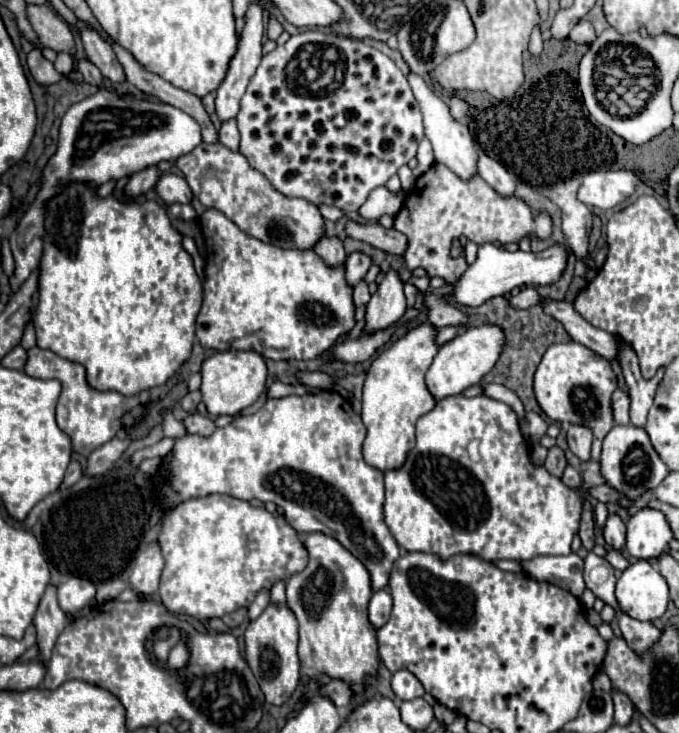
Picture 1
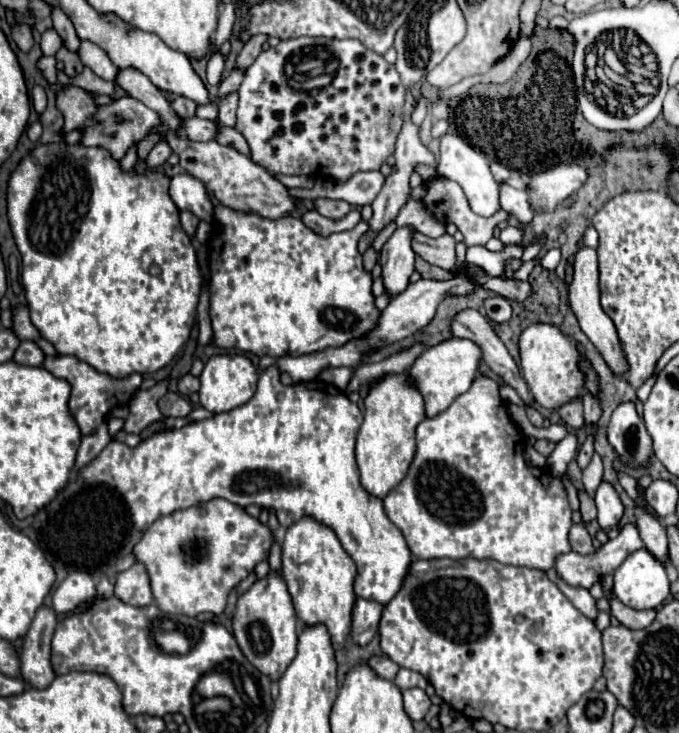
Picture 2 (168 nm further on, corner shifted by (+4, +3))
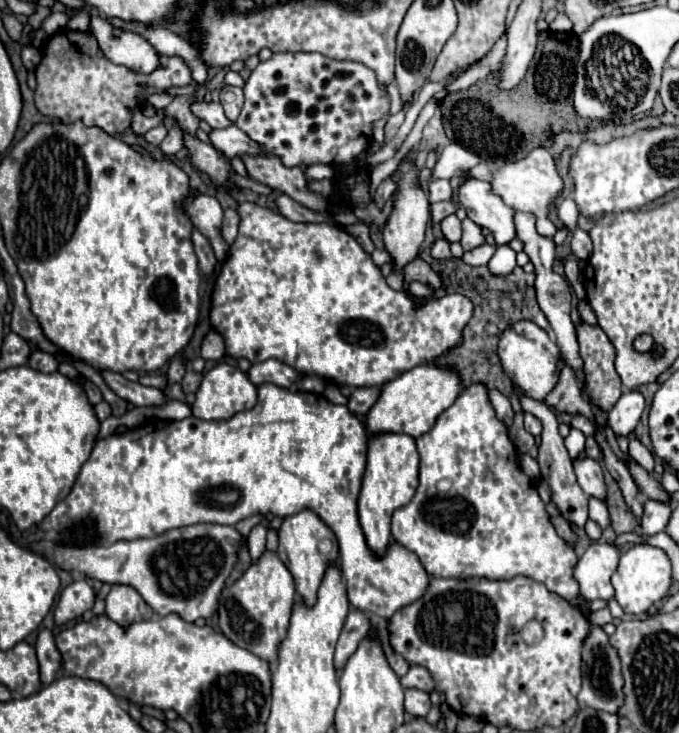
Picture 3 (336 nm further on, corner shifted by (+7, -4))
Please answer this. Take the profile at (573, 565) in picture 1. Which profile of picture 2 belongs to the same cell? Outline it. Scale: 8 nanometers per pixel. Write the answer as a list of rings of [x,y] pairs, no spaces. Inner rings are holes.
[[[629,522],[625,526],[621,526],[617,538],[613,540],[607,540],[601,550],[597,550],[595,554],[589,554],[589,556],[583,556],[583,554],[577,554],[577,552],[567,552],[567,554],[561,554],[555,558],[555,572],[559,574],[559,578],[563,578],[569,586],[575,586],[575,588],[591,588],[601,576],[609,574],[609,572],[615,572],[621,562],[635,550],[641,550],[645,544],[641,540],[641,534],[639,534],[639,528],[635,522]]]

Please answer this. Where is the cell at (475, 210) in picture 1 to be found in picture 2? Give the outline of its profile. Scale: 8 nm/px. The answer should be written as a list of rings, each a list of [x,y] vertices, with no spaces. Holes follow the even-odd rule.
[[[435,176],[431,178],[429,182],[425,182],[425,196],[423,196],[423,204],[427,208],[427,212],[431,216],[435,216],[439,222],[443,224],[455,224],[461,232],[463,232],[463,238],[467,242],[467,246],[475,246],[475,244],[487,244],[487,240],[493,238],[493,232],[495,228],[507,220],[507,212],[505,210],[499,210],[495,212],[493,216],[489,218],[483,218],[483,216],[477,216],[471,208],[469,208],[469,202],[461,190],[461,186],[449,178],[443,178],[443,176]]]

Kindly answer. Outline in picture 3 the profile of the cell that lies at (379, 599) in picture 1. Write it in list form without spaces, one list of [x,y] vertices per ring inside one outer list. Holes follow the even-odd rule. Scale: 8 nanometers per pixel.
[[[350,611],[344,623],[344,629],[340,633],[336,653],[334,653],[334,667],[342,669],[346,665],[346,659],[356,651],[358,643],[364,639],[366,631],[370,631],[370,619],[362,611]]]

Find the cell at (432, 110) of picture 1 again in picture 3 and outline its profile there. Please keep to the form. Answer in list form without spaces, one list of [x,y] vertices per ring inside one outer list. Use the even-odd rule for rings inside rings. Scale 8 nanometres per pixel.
[[[468,179],[458,191],[460,203],[476,225],[486,227],[494,235],[496,245],[508,245],[516,239],[514,209],[502,203],[496,195],[490,195],[484,185],[488,185],[488,181]]]

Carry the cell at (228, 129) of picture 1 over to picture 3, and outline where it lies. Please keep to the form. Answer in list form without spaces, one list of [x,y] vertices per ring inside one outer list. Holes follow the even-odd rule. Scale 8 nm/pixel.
[[[226,85],[226,87],[220,91],[220,103],[224,105],[226,117],[228,117],[230,121],[236,121],[240,109],[242,109],[242,103],[244,103],[242,89],[240,89],[240,87],[232,87],[232,85]]]

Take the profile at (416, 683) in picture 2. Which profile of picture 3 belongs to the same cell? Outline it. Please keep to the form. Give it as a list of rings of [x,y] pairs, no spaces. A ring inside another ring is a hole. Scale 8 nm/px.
[[[412,665],[410,671],[402,677],[402,687],[410,689],[410,687],[416,687],[420,691],[426,691],[426,693],[432,693],[434,691],[434,679],[430,675],[430,671],[422,665]]]

